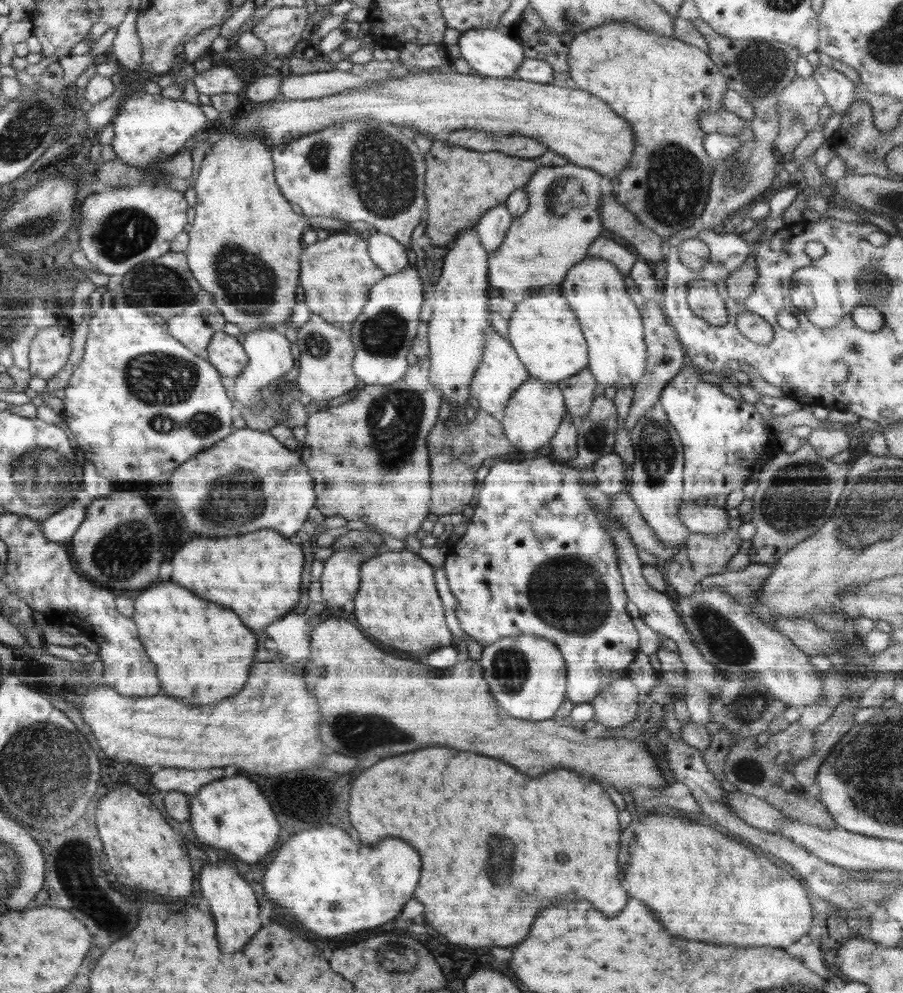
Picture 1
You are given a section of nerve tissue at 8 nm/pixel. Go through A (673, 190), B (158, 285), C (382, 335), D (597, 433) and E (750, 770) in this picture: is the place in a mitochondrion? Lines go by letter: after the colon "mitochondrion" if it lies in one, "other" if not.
A: mitochondrion
B: mitochondrion
C: mitochondrion
D: mitochondrion
E: mitochondrion

